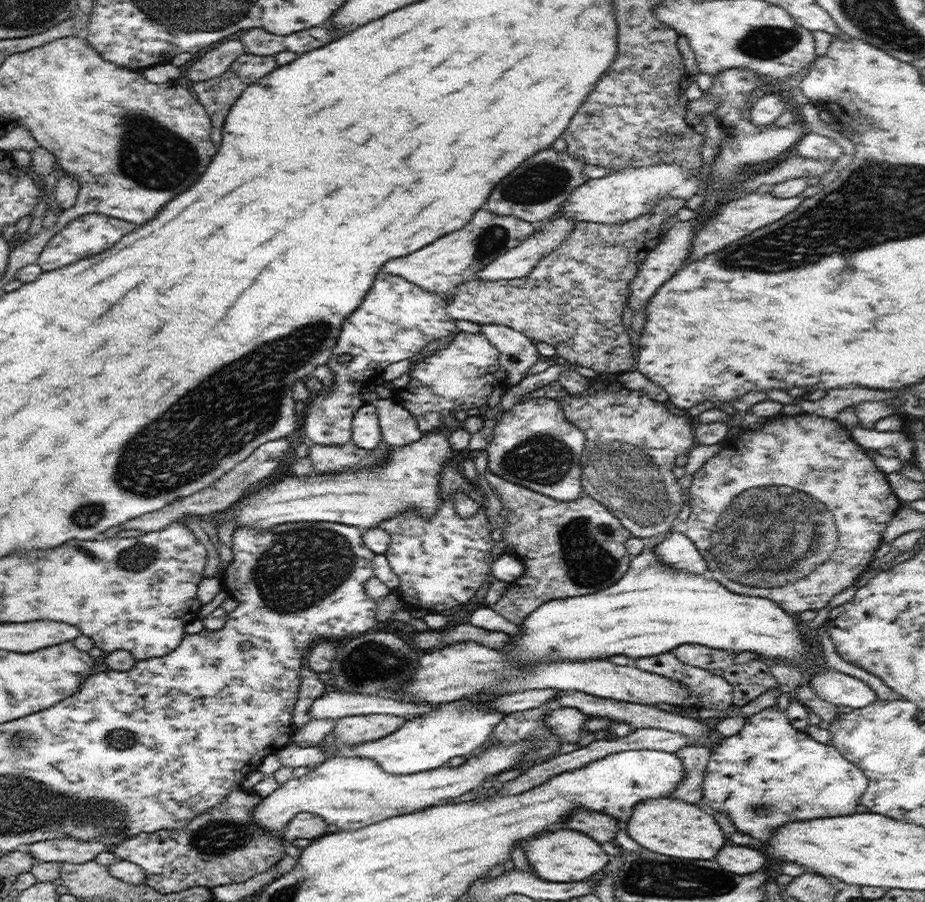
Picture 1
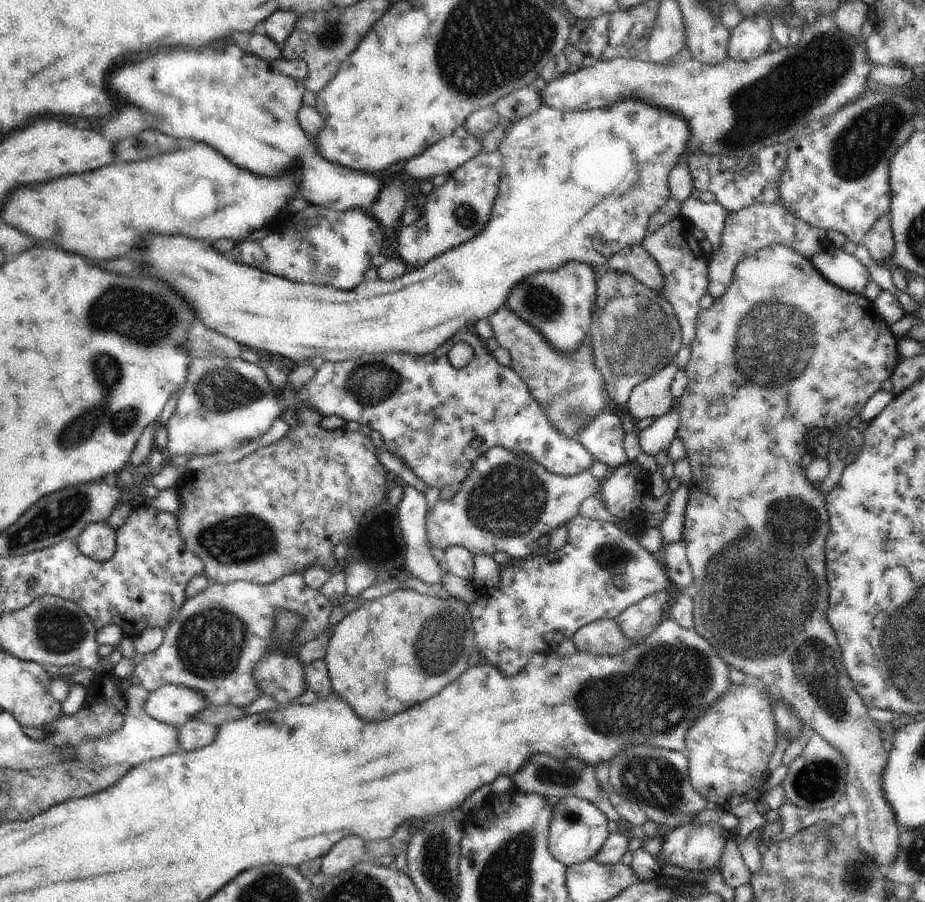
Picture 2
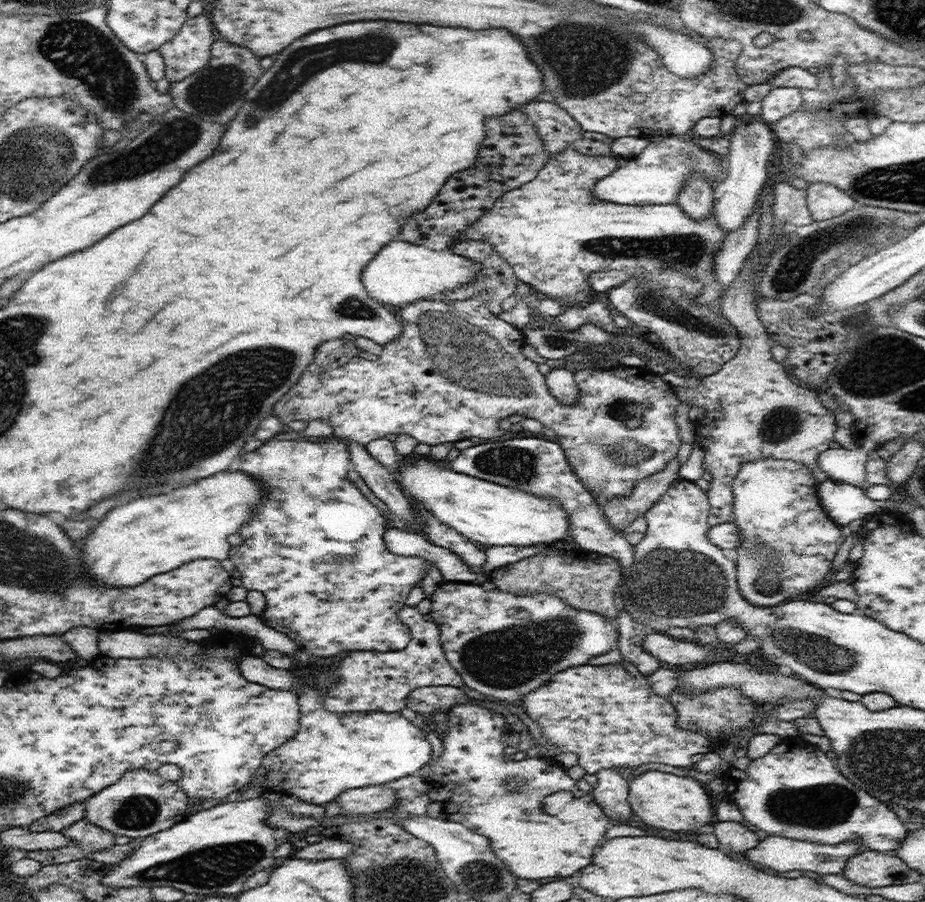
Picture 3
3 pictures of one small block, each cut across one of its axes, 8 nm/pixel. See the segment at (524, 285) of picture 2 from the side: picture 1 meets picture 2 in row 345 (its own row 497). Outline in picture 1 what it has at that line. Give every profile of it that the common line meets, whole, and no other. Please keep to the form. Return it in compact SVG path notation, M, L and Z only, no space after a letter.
M535 397L520 400L502 414L492 433L494 437L488 441L484 452L488 455L487 469L494 475L560 502L572 502L584 495L581 487L581 461L586 436L583 430L566 418L557 399Z

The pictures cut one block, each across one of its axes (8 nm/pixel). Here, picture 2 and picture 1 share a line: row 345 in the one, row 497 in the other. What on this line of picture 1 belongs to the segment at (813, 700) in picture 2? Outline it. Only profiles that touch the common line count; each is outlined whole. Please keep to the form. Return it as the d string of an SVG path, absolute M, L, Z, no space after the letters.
M804 412L793 416L779 413L772 418L774 420L768 420L768 424L764 424L766 428L758 428L758 430L744 428L736 436L726 436L722 440L722 450L709 458L693 475L694 480L692 480L692 487L689 489L692 513L688 521L685 522L688 527L685 535L698 547L700 554L707 562L708 575L726 586L726 588L730 588L732 592L743 596L770 598L770 600L774 600L780 607L792 614L804 612L805 610L818 611L820 608L824 608L834 596L844 591L845 588L854 585L866 572L866 569L874 560L874 553L882 544L882 533L887 528L887 523L897 514L902 504L889 486L888 474L880 471L874 465L864 448L854 441L850 431L837 420L830 420L830 418L824 418L824 416L818 416L818 414Z

